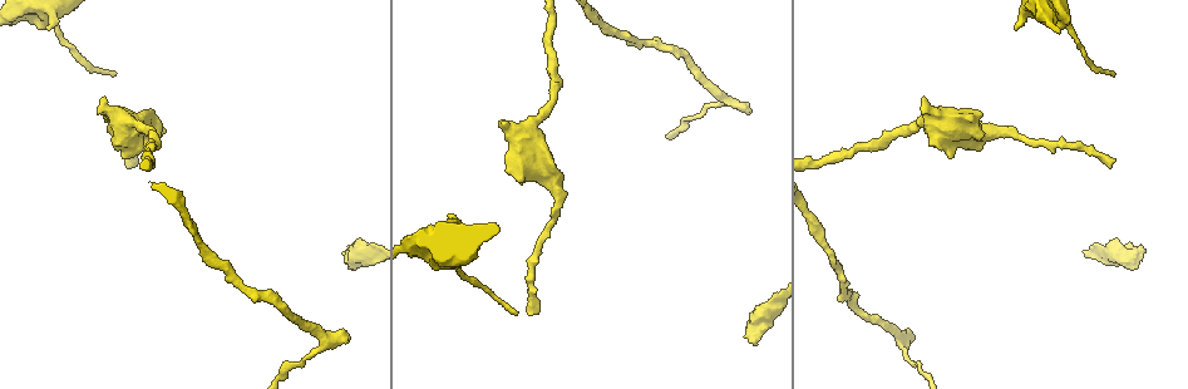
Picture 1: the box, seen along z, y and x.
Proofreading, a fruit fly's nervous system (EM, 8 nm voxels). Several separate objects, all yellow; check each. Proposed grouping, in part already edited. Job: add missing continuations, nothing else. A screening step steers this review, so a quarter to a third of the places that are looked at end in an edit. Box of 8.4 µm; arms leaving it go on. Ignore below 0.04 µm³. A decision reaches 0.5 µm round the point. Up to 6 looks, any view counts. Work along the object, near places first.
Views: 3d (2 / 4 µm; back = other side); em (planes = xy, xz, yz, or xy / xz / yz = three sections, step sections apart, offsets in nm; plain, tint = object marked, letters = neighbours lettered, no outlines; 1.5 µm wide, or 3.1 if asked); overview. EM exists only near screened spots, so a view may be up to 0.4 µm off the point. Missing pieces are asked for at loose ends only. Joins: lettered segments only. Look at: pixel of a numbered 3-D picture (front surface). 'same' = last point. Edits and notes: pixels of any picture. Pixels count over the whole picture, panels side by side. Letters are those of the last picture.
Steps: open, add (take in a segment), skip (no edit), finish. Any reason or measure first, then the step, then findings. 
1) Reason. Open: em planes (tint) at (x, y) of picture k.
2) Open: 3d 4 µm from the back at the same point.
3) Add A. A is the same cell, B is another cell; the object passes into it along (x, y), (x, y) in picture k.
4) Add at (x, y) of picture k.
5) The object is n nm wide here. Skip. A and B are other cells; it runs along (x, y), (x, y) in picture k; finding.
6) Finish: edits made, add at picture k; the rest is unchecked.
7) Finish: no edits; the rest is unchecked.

Branch stops here. Open: 3d 4 µm at (1141, 244) of picture 1.

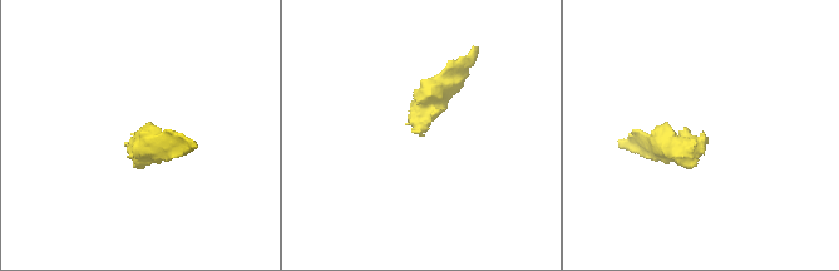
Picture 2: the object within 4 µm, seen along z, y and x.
Open: em yz step 8 (letters) at (414, 132) of picture 2.

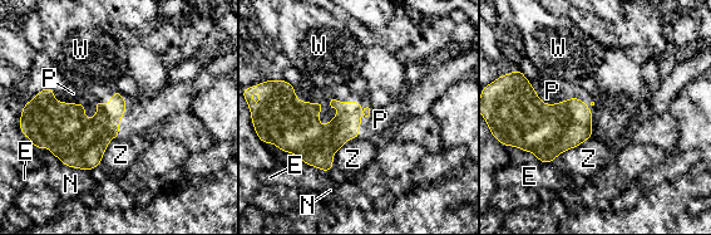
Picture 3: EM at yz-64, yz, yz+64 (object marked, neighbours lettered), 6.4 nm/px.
The longest contact is with P, 500 nm. Add P. P is the same cell, E, N, W and Z are other cells; the object passes into it along (300, 120), (336, 107), (310, 91) in picture 3; it goes on there.

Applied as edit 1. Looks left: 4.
Open: overview.

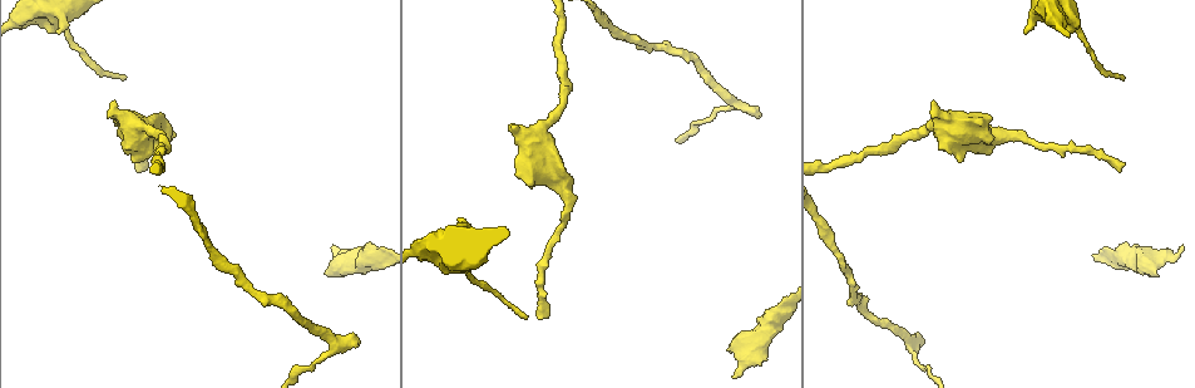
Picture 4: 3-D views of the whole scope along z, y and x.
Branch stops here. Open: 3d 4 µm at (56, 33) of picture 4.

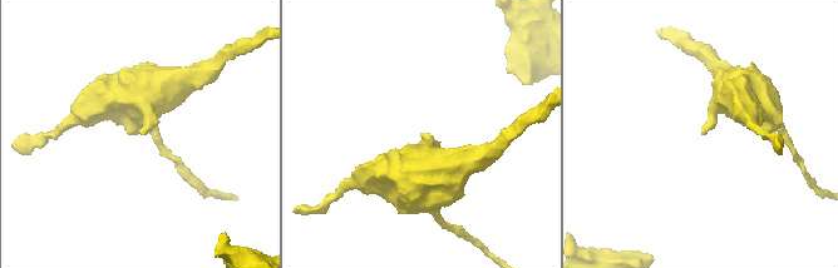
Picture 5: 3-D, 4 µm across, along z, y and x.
Open: em xz step 4 (letters) at (703, 131) of picture 5.

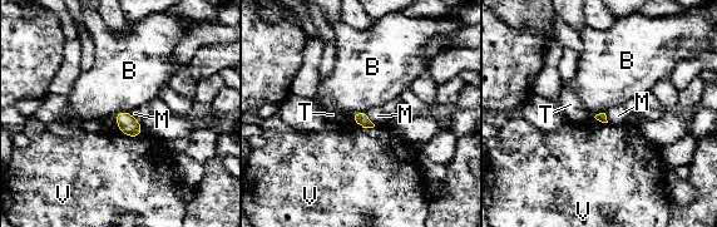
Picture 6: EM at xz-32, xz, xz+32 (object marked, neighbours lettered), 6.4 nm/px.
Skip. B, M, T and V are other cells; a border runs along (365, 112), (375, 124) in picture 6; none of them fits.

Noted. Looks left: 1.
Finish: edits made, add at picture 3; the rest is unchecked.

